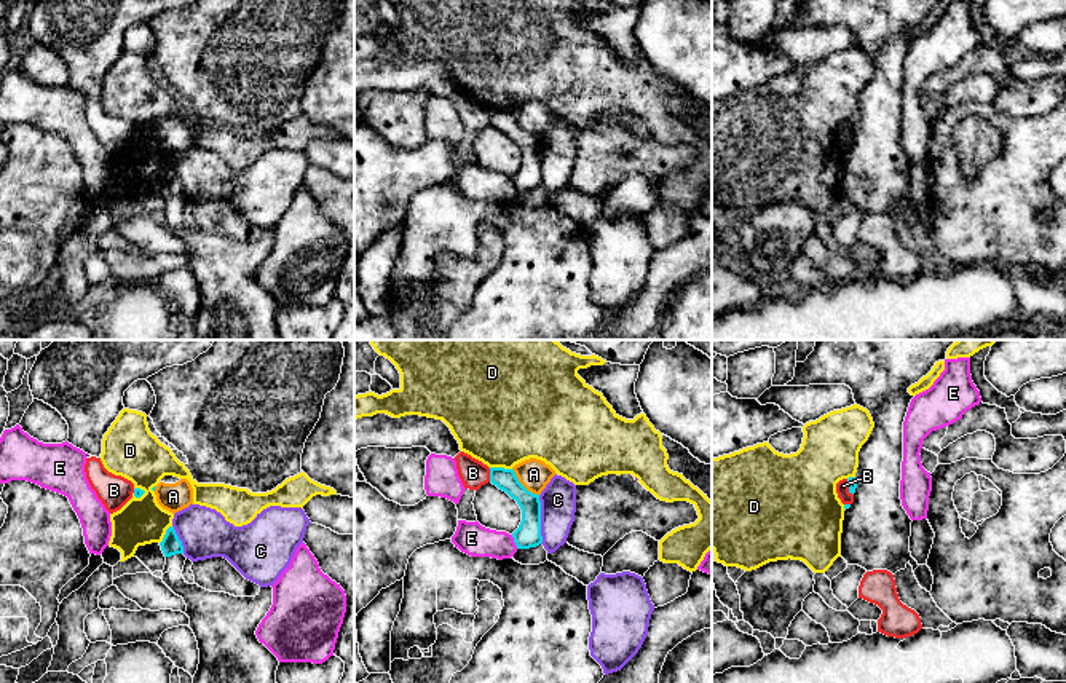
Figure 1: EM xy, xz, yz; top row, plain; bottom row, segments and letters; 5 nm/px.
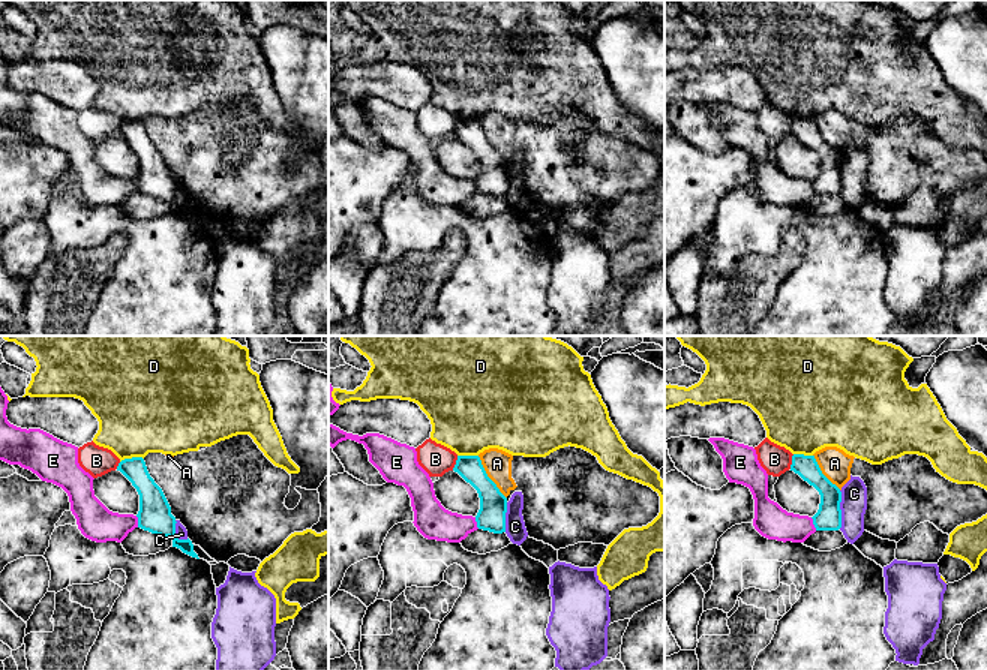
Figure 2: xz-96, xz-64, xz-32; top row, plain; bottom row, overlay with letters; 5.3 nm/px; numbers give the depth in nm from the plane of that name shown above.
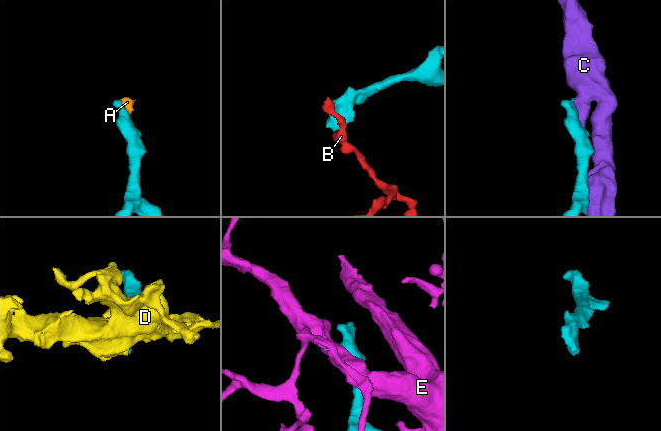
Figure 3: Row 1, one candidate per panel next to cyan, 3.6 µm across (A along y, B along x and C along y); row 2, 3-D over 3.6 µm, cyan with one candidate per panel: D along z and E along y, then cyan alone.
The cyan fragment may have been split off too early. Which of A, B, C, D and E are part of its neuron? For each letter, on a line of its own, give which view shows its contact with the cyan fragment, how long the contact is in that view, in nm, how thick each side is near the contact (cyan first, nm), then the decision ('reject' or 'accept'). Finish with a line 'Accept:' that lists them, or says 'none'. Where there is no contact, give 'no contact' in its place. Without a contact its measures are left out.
A: meets cyan in xz; contact 190 nm long; 120 nm thick on the cyan side, 160 nm on the other; reject
B: meets cyan in xz; contact 70 nm long; 110 nm thick on the cyan side, 140 nm on the other; reject
C: meets cyan in xz; contact 240 nm long; 130 nm thick on the cyan side, 180 nm on the other; reject
D: meets cyan in xz; contact 110 nm long; 110 nm thick on the cyan side, 480 nm on the other; reject
E: meets cyan in xz; contact 80 nm long; 130 nm thick on the cyan side, 160 nm on the other; reject
Accept: none

